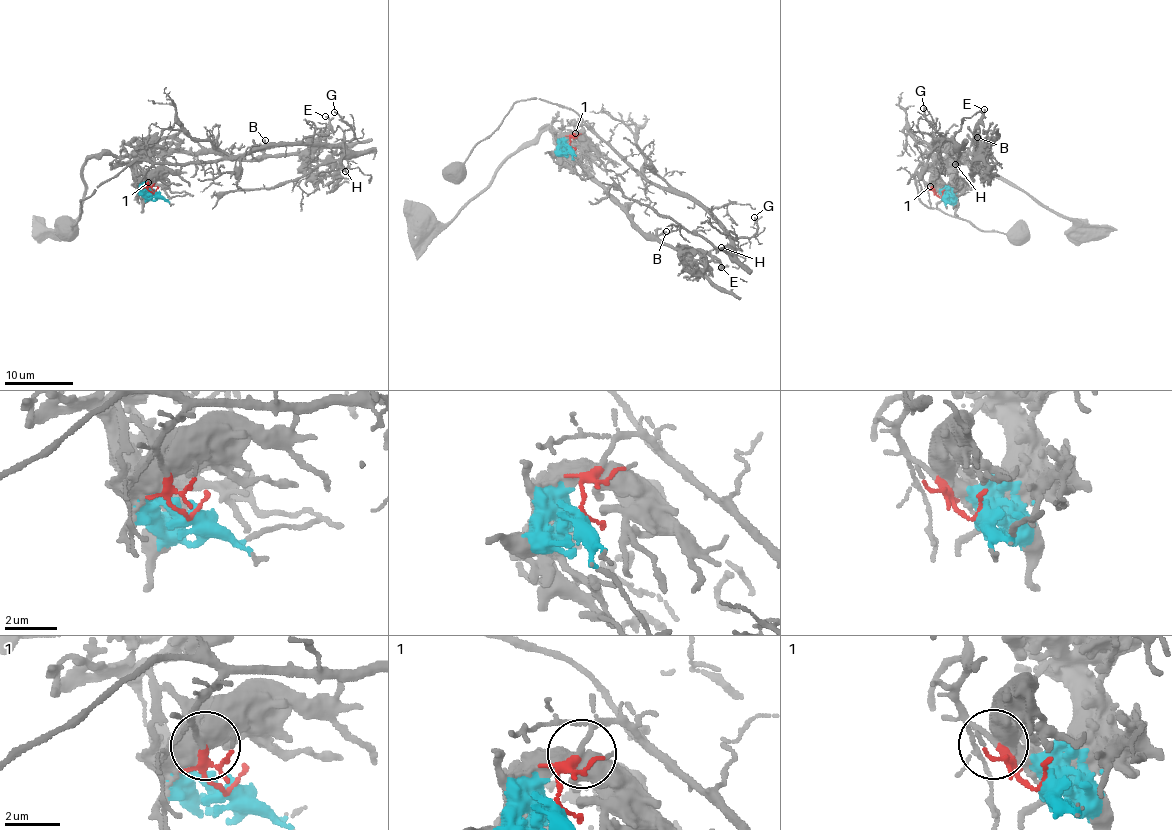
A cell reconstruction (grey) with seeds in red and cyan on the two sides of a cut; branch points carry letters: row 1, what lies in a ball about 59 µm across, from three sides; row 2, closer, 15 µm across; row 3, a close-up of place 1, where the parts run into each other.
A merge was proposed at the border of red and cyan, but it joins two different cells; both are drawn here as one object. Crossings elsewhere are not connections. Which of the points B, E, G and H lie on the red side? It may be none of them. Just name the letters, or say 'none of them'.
G, H

